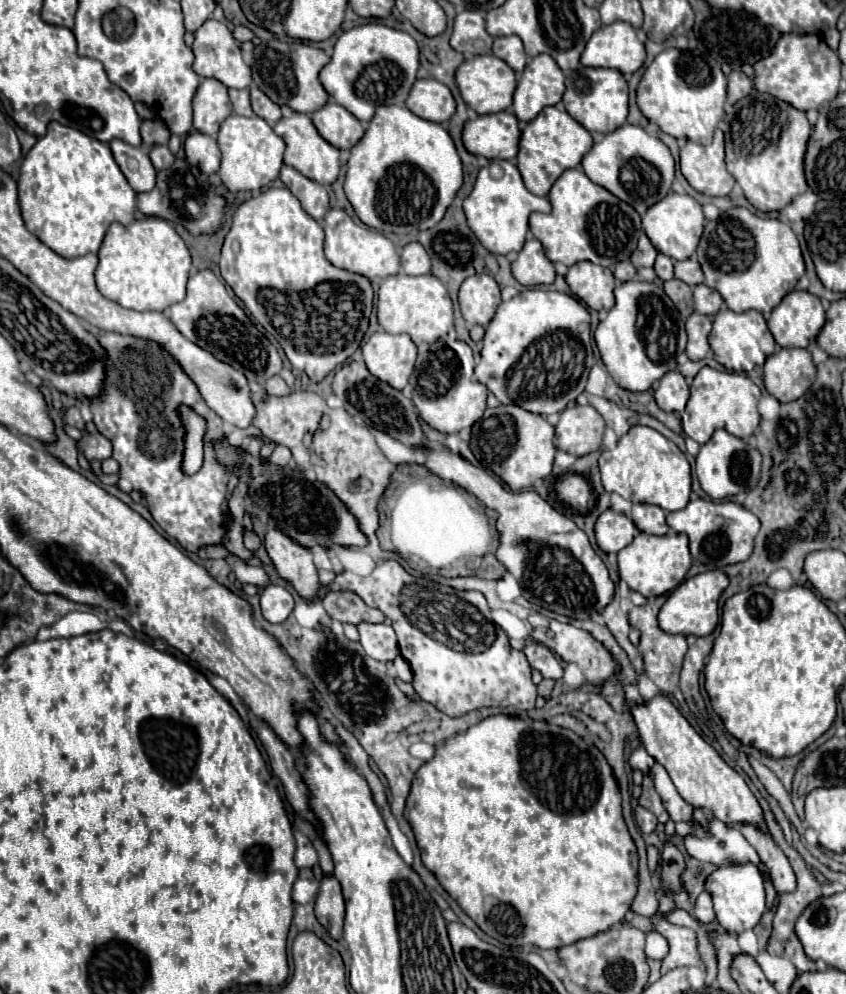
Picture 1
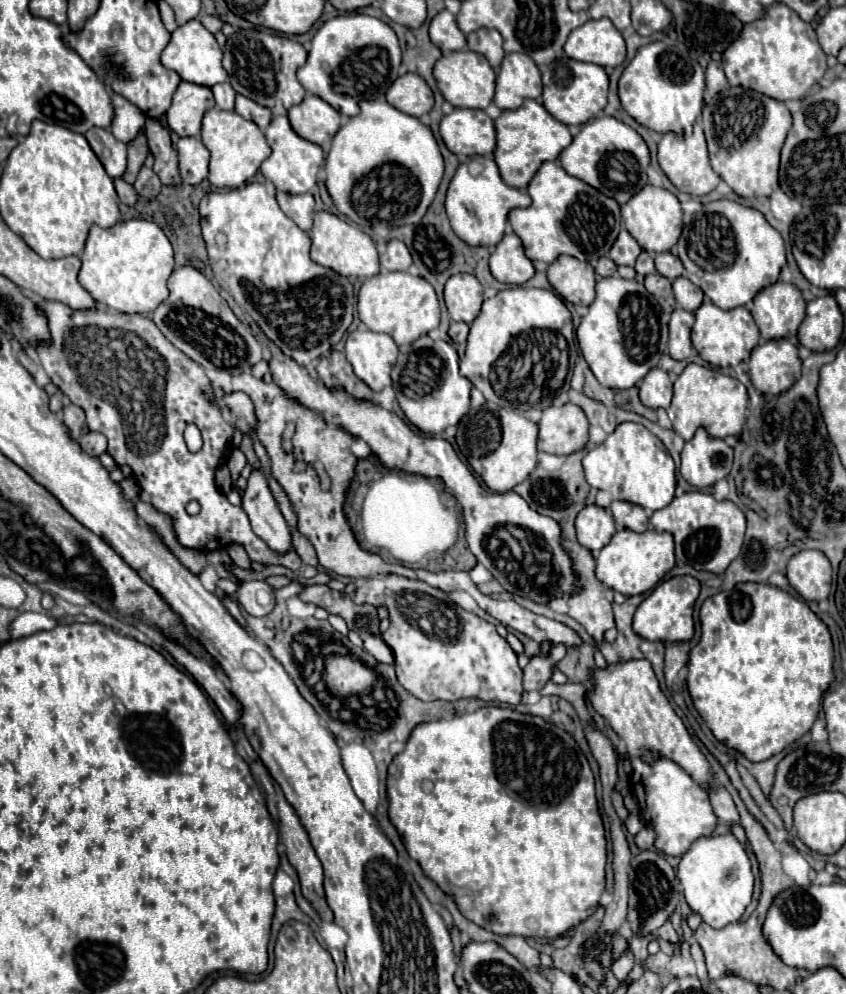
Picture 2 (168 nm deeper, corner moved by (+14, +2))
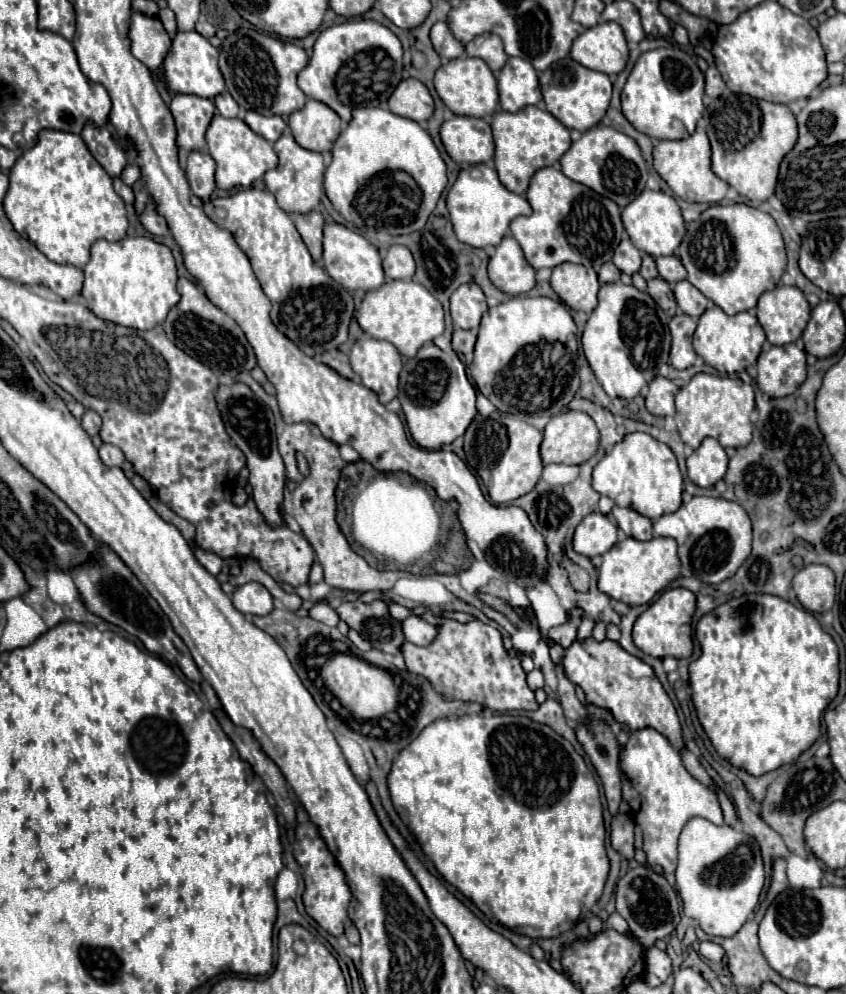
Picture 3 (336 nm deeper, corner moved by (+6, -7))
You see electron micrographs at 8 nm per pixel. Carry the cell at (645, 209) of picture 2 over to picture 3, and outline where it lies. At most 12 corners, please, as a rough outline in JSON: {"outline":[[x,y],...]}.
{"outline":[[644,189],[622,209],[632,245],[672,255],[686,233],[680,207]]}

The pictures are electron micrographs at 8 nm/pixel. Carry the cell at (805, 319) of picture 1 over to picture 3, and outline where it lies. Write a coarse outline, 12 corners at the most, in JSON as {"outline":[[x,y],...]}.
{"outline":[[798,287],[764,291],[756,317],[772,345],[800,339],[810,305]]}

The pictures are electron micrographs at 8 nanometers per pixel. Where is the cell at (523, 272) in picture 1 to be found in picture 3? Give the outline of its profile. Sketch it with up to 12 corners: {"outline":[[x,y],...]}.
{"outline":[[512,235],[488,261],[494,287],[522,295],[534,287],[536,271]]}

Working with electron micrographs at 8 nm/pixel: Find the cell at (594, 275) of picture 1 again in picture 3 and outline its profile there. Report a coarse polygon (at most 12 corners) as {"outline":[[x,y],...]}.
{"outline":[[574,263],[552,269],[552,289],[576,311],[596,307],[598,277]]}

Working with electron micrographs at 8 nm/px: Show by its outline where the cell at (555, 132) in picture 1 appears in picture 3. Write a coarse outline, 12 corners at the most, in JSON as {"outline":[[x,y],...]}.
{"outline":[[536,105],[492,117],[500,183],[526,193],[570,133]]}

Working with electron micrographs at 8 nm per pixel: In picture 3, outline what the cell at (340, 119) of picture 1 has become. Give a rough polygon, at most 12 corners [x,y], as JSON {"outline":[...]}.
{"outline":[[308,99],[288,117],[296,143],[318,153],[332,149],[340,117]]}

